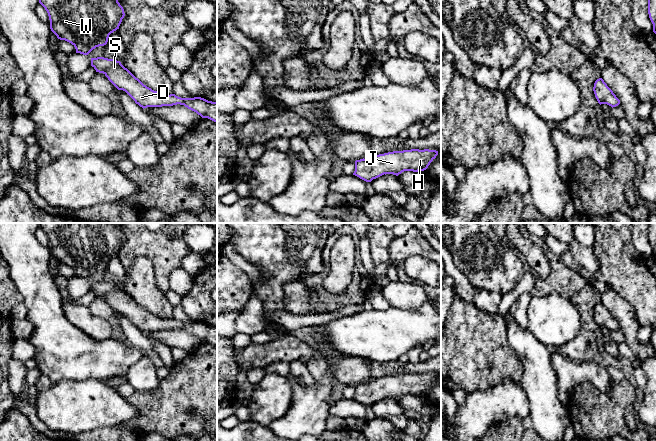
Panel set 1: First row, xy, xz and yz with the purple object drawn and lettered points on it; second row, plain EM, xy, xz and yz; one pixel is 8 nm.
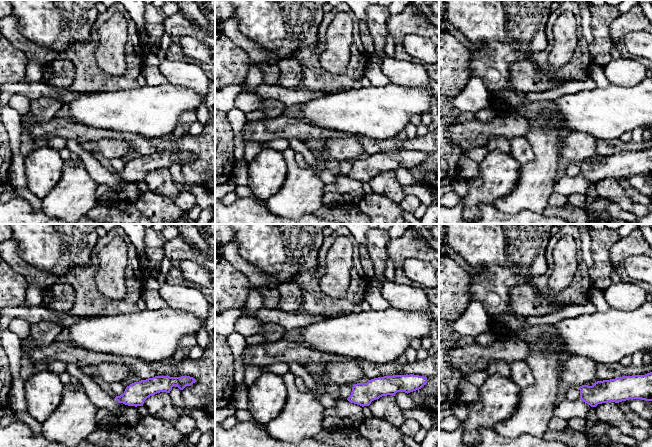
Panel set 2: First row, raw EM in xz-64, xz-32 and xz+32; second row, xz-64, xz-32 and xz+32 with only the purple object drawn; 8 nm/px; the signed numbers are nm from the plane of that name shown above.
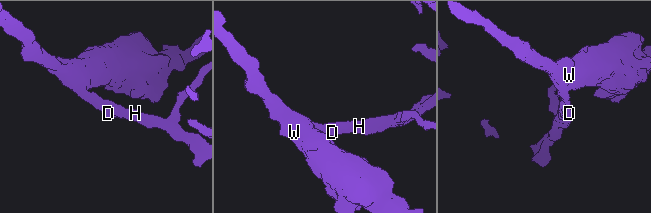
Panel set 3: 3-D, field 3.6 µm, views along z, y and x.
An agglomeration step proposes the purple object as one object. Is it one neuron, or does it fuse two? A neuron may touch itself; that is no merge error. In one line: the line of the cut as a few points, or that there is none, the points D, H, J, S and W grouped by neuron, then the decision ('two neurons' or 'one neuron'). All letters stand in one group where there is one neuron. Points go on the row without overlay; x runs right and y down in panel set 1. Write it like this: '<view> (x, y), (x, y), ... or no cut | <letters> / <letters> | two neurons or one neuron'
no cut | D H J S W | one neuron

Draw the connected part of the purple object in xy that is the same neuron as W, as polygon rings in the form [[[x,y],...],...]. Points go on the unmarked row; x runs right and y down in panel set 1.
[[[39,223],[50,244],[50,253],[60,264],[71,267],[76,277],[88,279],[93,273],[104,270],[109,259],[119,253],[125,240],[118,223]]]

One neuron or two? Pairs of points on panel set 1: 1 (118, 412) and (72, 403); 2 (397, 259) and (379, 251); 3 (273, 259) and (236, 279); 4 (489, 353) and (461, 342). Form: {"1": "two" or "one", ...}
{"1": "one", "2": "two", "3": "two", "4": "one"}

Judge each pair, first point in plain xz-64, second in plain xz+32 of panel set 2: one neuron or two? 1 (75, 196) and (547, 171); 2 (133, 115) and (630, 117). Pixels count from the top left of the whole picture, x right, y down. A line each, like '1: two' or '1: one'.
1: one
2: one

